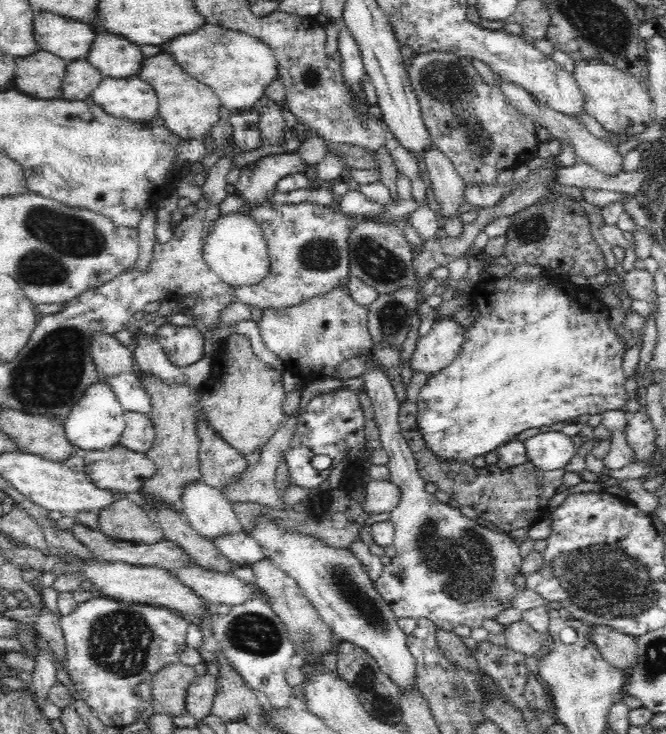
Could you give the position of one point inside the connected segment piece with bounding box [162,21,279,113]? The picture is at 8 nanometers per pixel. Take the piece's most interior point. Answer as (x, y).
(238, 67)

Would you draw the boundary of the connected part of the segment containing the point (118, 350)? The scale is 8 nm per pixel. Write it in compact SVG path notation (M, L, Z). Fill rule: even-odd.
M97 333L92 336L91 356L99 376L137 372L132 352L114 335Z

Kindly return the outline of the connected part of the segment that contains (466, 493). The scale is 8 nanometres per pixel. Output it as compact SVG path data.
M412 372L411 381L406 388L407 395L400 403L398 421L400 430L416 459L417 469L426 482L434 482L440 492L450 494L456 502L462 506L472 506L478 516L490 526L494 524L496 530L509 533L512 530L530 529L538 523L548 512L548 502L556 494L556 490L562 486L564 470L541 471L536 465L526 461L518 466L501 469L497 465L487 464L484 468L478 468L470 463L445 462L435 458L425 446L421 432L417 430L417 398L419 390L426 384L428 376L421 372Z

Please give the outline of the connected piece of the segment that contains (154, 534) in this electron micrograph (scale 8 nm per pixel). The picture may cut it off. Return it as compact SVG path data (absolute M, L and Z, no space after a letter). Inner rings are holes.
M127 496L114 500L99 512L100 531L113 540L122 540L130 543L157 544L164 540L163 529L157 525L153 515L147 514L145 508L130 500Z

